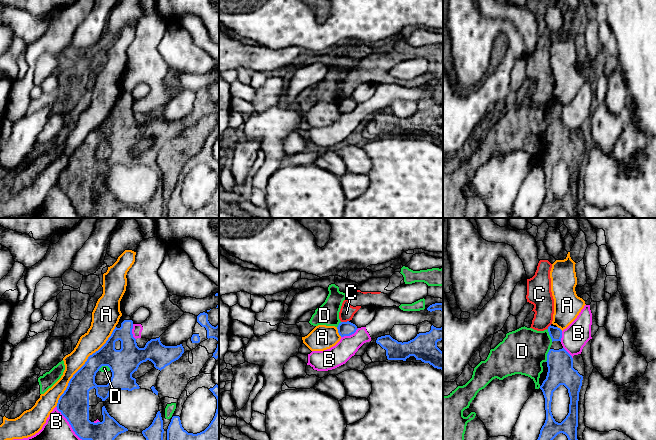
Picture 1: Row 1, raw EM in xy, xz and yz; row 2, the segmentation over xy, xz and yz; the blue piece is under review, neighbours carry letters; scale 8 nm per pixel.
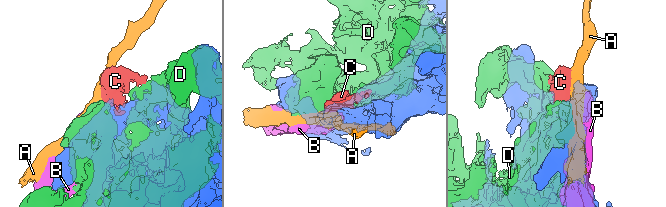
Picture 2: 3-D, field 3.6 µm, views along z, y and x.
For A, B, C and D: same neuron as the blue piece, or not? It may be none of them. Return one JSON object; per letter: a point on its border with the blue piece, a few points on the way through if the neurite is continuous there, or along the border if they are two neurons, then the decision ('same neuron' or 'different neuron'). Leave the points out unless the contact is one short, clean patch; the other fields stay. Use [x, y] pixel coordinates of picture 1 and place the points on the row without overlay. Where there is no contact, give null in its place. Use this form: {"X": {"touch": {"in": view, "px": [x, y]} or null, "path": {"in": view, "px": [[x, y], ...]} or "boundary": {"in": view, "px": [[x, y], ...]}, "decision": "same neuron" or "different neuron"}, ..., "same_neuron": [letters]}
{"A": {"touch": {"in": "xy", "px": [83, 141]}, "decision": "different neuron"}, "B": {"touch": {"in": "xz", "px": [349, 111]}, "decision": "different neuron"}, "C": {"touch": {"in": "xz", "px": [344, 98]}, "boundary": {"in": "xz", "px": [[348, 96], [341, 98]]}, "decision": "different neuron"}, "D": {"touch": {"in": "yz", "px": [550, 111]}, "decision": "different neuron"}, "same_neuron": []}

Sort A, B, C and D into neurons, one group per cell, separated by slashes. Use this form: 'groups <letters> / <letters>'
groups A / B / C D

